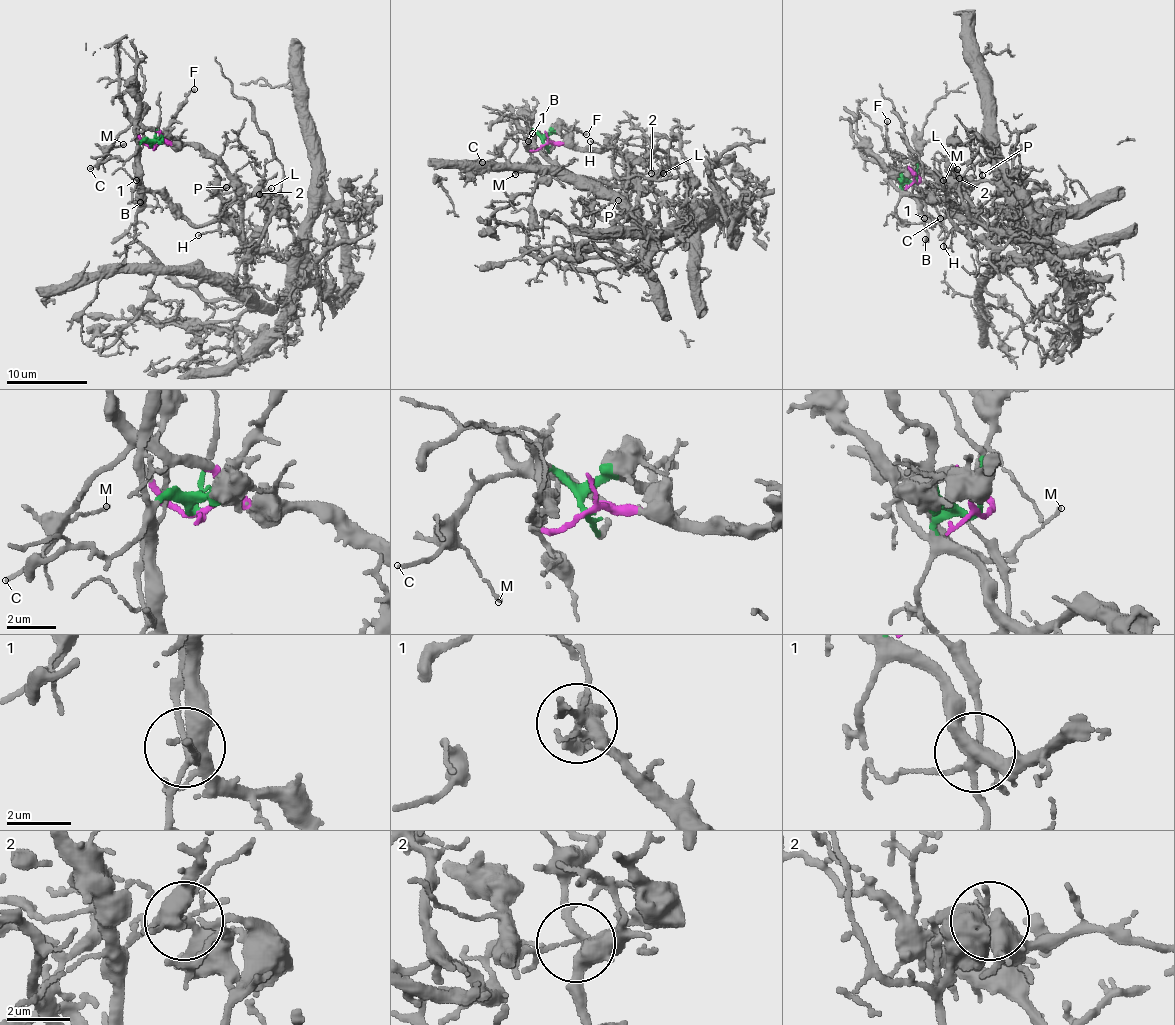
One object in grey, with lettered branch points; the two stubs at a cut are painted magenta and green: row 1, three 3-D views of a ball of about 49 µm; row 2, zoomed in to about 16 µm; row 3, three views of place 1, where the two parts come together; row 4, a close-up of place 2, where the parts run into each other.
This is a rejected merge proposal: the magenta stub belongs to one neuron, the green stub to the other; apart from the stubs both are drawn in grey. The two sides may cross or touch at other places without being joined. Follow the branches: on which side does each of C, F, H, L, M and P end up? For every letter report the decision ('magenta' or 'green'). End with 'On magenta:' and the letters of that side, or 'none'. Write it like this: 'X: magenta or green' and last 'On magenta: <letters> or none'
C: magenta
F: green
H: green
L: magenta
M: magenta
P: green
On magenta: C, L, M

